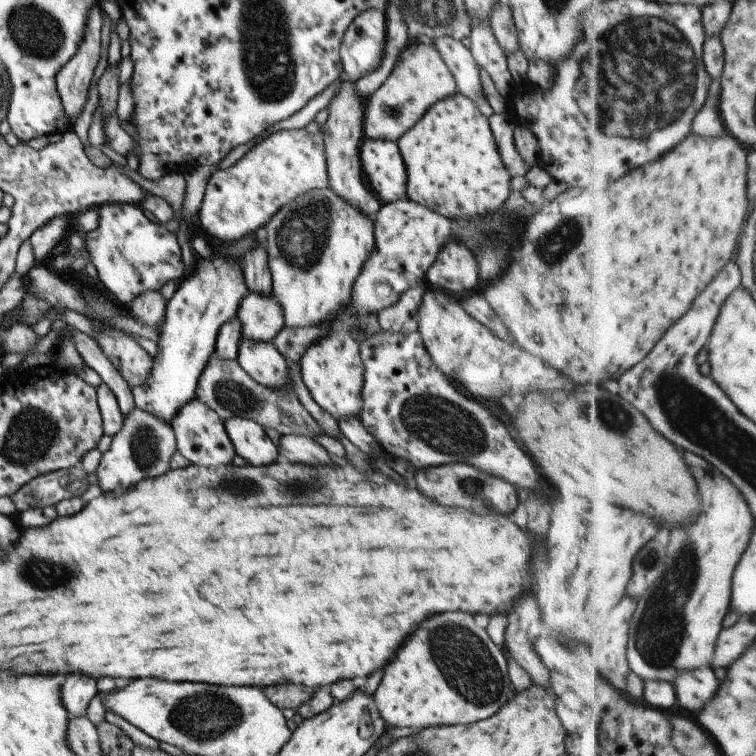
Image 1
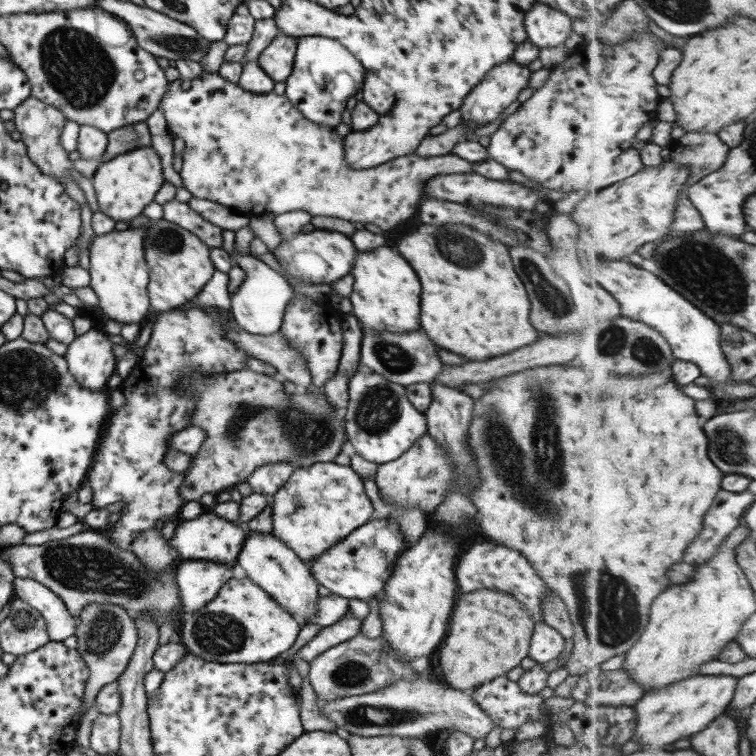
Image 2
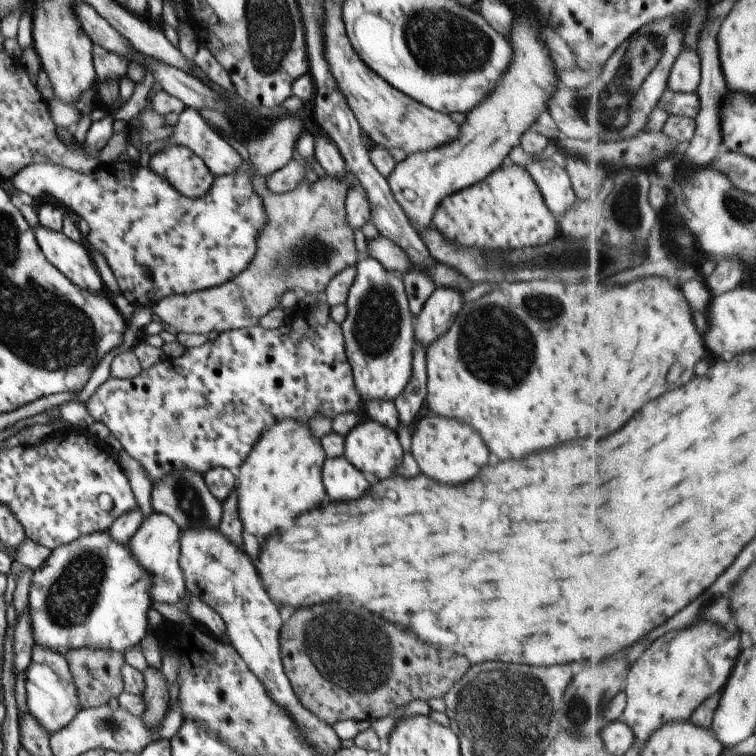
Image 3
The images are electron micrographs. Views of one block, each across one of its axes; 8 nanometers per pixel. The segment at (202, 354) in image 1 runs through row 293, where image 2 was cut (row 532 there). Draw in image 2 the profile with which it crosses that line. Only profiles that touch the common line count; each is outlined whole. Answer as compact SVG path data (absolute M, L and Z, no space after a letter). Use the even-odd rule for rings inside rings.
M199 514L195 520L185 520L175 528L169 546L177 552L178 560L208 560L214 564L233 567L245 538L246 530L236 523L223 520L215 514Z

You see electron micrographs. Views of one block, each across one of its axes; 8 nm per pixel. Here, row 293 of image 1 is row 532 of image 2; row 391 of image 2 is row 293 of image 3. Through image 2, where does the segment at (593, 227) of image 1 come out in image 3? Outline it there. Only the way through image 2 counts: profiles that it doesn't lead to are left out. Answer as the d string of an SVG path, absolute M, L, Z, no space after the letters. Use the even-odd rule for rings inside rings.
M643 278L629 286L603 286L601 282L581 281L573 282L573 284L563 284L561 281L551 282L551 280L510 282L489 290L471 302L464 302L447 332L429 342L425 353L426 393L424 404L427 404L427 408L432 414L455 418L455 420L469 424L497 460L509 460L509 458L521 460L533 452L549 450L549 448L569 442L569 440L577 440L577 438L585 438L585 436L591 436L591 438L611 436L625 422L629 422L645 406L645 402L651 402L653 398L661 396L671 386L687 384L695 376L693 366L703 356L705 356L705 344L703 344L701 334L693 326L693 314L691 314L687 300L679 288L675 288L673 284L669 284L665 280ZM675 364L677 364L677 368L681 366L681 372L679 372L677 380L675 380L675 376L671 380L671 370Z

